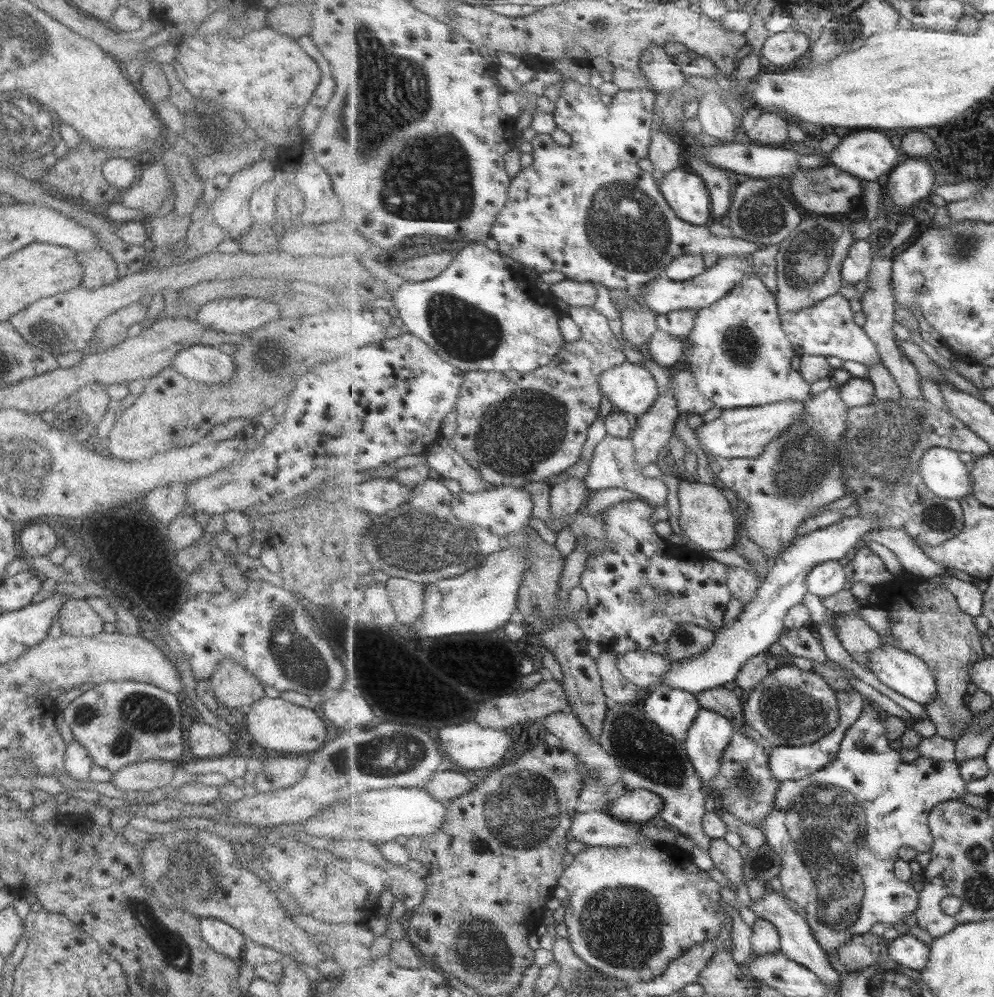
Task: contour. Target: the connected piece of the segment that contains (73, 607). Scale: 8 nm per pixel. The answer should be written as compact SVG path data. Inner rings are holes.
M68 598L57 614L62 632L79 637L93 637L103 631L104 621L86 598Z

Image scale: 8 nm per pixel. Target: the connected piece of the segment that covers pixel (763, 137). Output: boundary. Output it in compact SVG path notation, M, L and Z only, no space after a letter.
M762 113L748 135L760 145L779 146L790 138L790 122L780 113Z

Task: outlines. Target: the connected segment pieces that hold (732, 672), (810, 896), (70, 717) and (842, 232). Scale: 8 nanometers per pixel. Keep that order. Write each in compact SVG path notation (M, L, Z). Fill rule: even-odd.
M876 513L858 515L845 518L817 532L797 537L775 561L775 567L768 580L762 583L759 595L752 600L752 603L745 606L744 614L736 620L736 624L727 624L716 631L716 644L704 655L680 663L673 662L673 668L662 683L646 689L638 688L640 701L643 702L650 697L653 690L659 686L672 686L700 695L706 690L724 687L728 682L736 682L740 672L750 660L760 654L766 654L776 643L779 643L780 636L787 628L785 620L789 611L796 605L802 604L806 594L810 592L809 576L812 571L822 563L832 560L842 561L843 558L851 557L858 549L858 542L865 538L866 534L880 529L880 520L882 517L878 517Z
M870 701L866 704L864 715L860 721L847 733L844 739L838 760L828 765L826 768L808 776L804 781L802 780L787 780L784 781L780 791L777 795L774 813L764 819L765 833L768 836L769 844L782 855L784 859L784 868L780 874L782 882L785 884L785 893L787 896L798 902L800 906L804 907L807 916L806 919L810 921L810 925L828 954L834 953L836 949L852 940L854 936L860 936L872 932L872 928L880 922L891 926L892 924L904 922L904 917L909 914L916 915L920 909L921 892L915 886L910 885L909 882L903 882L896 876L896 862L900 860L900 850L904 846L912 846L918 852L930 852L935 847L935 836L931 829L931 814L940 804L962 799L969 794L966 786L968 782L963 777L963 772L960 768L960 763L956 761L941 761L934 758L926 758L920 756L913 762L906 762L904 756L899 755L898 750L894 750L890 746L890 738L887 735L886 724L884 724L884 710Z
M126 680L96 684L92 690L86 690L60 712L74 734L73 740L88 750L96 765L115 773L123 766L142 761L178 762L184 748L181 701L177 695L157 688L154 684Z
M806 218L780 245L777 299L782 313L799 312L840 293L842 287L847 285L843 278L844 264L857 243L852 220L838 222L820 218L818 228L818 218Z

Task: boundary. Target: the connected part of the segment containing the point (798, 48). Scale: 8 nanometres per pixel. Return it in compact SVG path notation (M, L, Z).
M792 30L780 34L771 34L762 49L765 56L774 65L793 66L804 54L811 52L812 40L807 34Z

